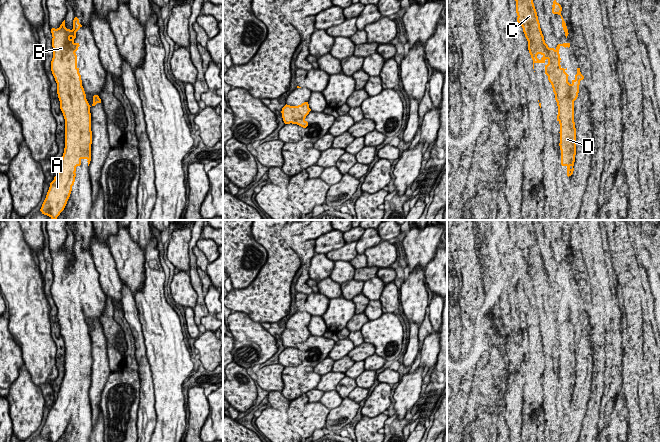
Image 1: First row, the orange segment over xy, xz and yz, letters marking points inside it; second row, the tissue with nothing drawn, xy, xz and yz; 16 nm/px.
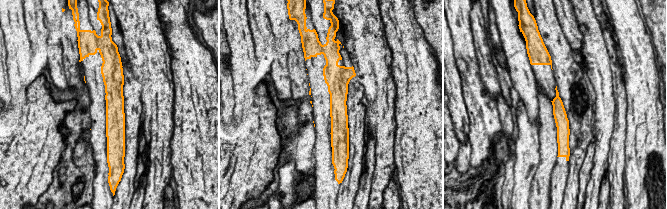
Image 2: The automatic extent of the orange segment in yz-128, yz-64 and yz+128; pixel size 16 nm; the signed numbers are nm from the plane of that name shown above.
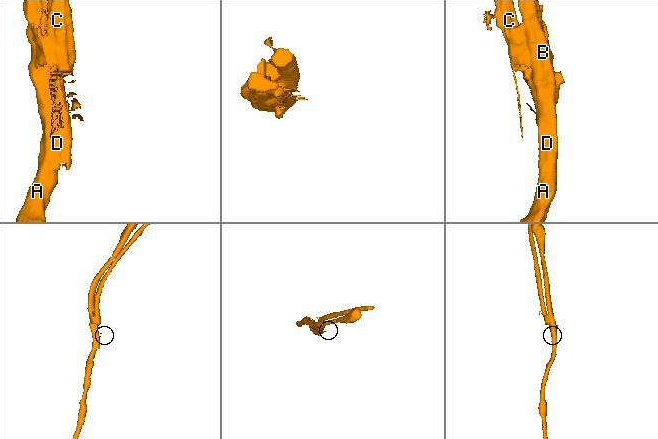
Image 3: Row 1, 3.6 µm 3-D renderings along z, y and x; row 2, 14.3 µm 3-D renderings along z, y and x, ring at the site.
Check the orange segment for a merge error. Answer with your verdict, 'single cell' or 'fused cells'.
fused cells

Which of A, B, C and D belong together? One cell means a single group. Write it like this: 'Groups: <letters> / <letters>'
Groups: A B D / C

